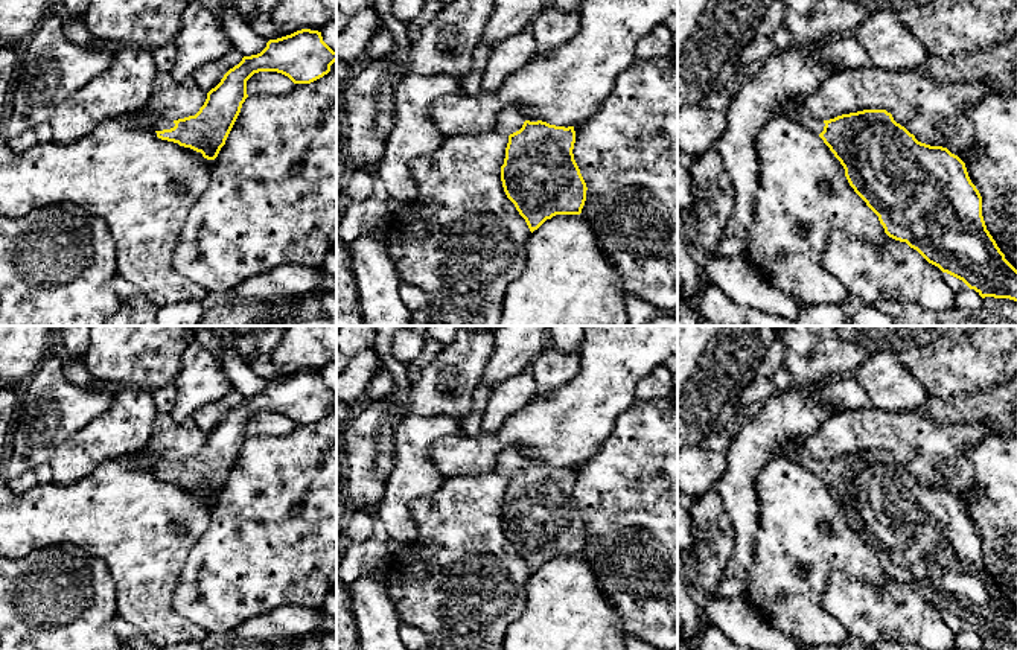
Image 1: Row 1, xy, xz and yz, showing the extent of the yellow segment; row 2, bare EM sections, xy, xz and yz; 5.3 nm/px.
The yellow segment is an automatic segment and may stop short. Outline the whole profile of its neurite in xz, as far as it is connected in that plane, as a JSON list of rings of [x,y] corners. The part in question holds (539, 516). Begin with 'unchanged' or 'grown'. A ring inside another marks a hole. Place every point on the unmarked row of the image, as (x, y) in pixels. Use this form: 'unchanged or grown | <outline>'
grown | [[[513,448],[498,455],[495,472],[508,476],[501,522],[530,572],[556,556],[580,556],[586,524],[574,501],[574,467],[527,461]]]

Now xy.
grown | [[[301,370],[291,376],[269,381],[266,388],[230,409],[221,423],[207,434],[195,457],[178,461],[158,460],[157,478],[201,493],[215,501],[248,438],[247,422],[259,413],[277,413],[294,425],[311,425],[330,413],[336,402],[321,373]]]

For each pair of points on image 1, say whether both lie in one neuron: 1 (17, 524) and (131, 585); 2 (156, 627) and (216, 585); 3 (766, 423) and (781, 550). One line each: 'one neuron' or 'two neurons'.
1: one neuron
2: two neurons
3: two neurons

